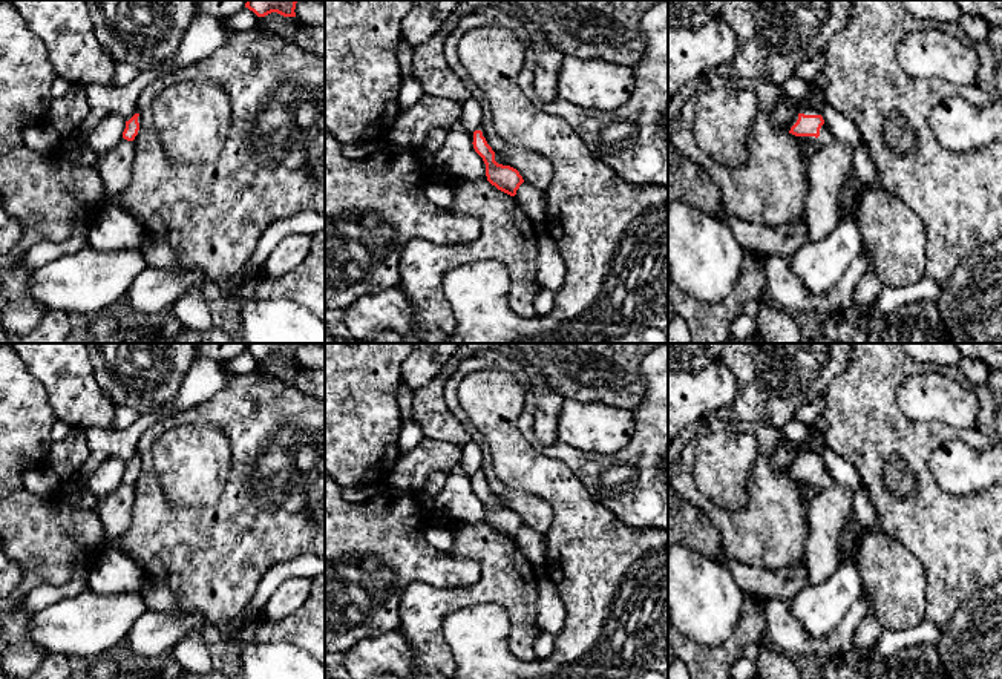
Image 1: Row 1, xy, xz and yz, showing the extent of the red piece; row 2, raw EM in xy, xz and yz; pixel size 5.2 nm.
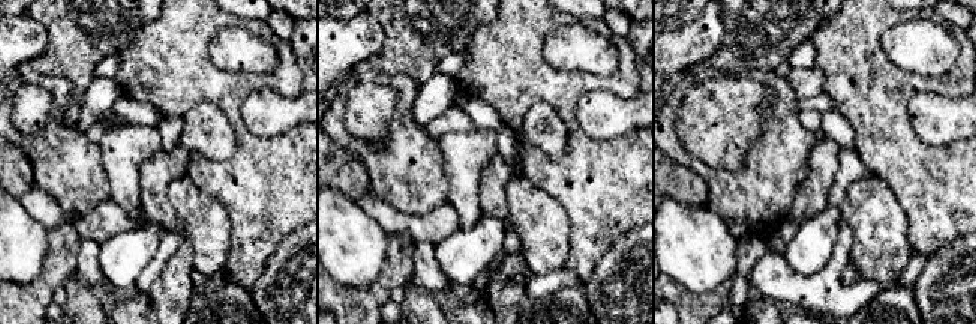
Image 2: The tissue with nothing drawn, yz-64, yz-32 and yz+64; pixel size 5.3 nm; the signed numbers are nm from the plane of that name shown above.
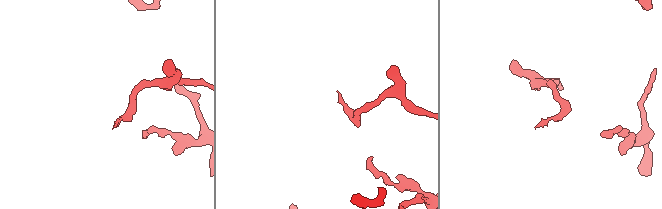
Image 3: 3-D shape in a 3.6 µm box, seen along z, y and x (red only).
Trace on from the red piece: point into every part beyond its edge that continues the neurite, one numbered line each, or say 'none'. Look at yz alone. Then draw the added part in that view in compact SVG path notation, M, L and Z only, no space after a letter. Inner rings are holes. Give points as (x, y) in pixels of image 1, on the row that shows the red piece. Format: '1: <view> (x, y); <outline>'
1: yz (806, 109); M804 104L795 115L795 118L792 120L792 123L788 126L788 132L791 130L791 127L797 123L798 115L804 113L804 115L821 115L821 109L820 107L814 107L810 104Z

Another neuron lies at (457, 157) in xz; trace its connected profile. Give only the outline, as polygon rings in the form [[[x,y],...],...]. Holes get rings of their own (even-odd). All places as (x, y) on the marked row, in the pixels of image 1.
[[[457,121],[446,129],[443,147],[434,153],[434,161],[441,175],[463,179],[487,179],[486,164],[475,152],[470,135]]]

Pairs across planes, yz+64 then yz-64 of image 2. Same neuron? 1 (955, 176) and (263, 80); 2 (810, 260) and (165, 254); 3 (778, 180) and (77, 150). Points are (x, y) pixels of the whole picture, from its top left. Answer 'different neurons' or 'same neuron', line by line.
1: same neuron
2: different neurons
3: same neuron

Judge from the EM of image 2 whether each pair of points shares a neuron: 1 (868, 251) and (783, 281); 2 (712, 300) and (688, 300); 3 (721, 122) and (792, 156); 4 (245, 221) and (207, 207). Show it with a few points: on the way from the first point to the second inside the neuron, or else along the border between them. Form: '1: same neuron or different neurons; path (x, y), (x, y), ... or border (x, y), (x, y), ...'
1: different neurons; border (846, 222), (852, 231), (850, 260)
2: same neuron; path (706, 300), (694, 300)
3: different neurons; border (771, 105), (762, 111), (762, 132), (741, 170)
4: different neurons; border (204, 191), (215, 197), (230, 216), (230, 251)

